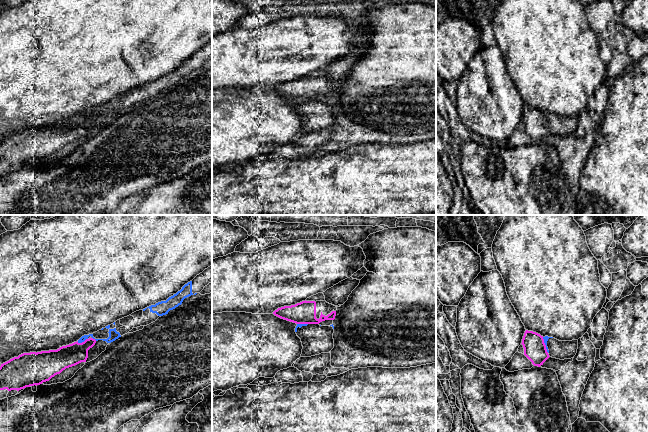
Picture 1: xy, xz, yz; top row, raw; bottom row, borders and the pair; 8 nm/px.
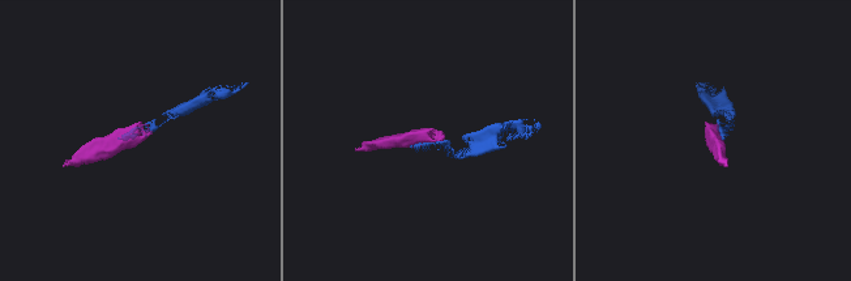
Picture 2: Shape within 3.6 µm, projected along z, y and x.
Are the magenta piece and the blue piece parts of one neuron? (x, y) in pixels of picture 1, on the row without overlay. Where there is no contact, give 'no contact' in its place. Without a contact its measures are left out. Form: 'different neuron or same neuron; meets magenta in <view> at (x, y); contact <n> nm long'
different neuron; meets magenta in xy at (82, 118); contact 90 nm long

